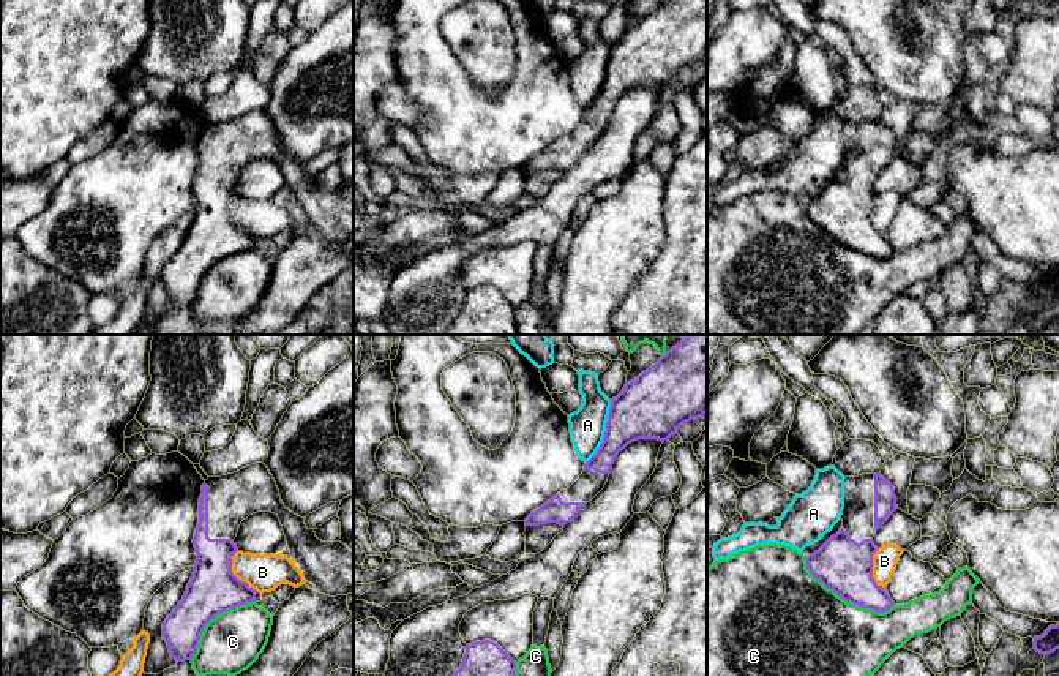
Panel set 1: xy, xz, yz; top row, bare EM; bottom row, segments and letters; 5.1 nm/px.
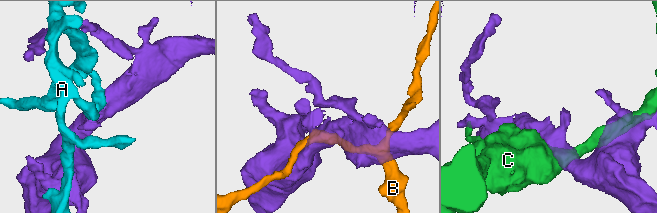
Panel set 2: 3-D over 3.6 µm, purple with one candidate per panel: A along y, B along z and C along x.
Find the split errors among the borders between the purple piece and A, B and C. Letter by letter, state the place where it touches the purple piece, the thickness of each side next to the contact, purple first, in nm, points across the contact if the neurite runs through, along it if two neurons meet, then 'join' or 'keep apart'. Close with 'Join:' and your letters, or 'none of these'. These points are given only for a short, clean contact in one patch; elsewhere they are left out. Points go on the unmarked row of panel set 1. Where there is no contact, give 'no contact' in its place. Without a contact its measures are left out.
A: meets purple in xz at (605, 78); 320 nm thick on the purple side, 190 nm on the other; keep apart
B: meets purple in xy at (232, 220); 260 nm thick on the purple side, 190 nm on the other; keep apart
C: meets purple in yz at (845, 245); 280 nm thick on the purple side, 480 nm on the other; keep apart
Join: none of these

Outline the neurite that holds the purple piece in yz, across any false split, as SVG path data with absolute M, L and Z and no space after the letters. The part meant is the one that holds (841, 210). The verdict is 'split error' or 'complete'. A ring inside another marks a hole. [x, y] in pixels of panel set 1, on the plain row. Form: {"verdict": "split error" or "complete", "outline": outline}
{"verdict": "split error", "outline": "M881 120L844 125L843 174L806 204L806 215L843 246L878 257L895 248L873 224L873 183L898 155L895 134Z"}

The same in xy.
{"verdict": "split error", "outline": "M264 109L246 112L234 120L208 123L199 144L199 169L194 178L196 210L183 245L163 269L163 284L170 303L177 308L191 306L197 297L205 272L218 261L256 248L257 237L232 220L232 202L238 197L232 188L243 166L257 158L275 160L283 172L292 205L305 226L320 240L336 243L354 238L354 197L344 190L322 188L314 175L308 175L301 164L284 153L273 122Z"}

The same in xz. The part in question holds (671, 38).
{"verdict": "split error", "outline": "M664 0L655 11L642 17L634 27L611 46L603 88L597 100L584 111L579 125L562 136L526 164L526 172L573 167L606 131L616 103L639 85L669 87L679 74L707 58L707 0Z"}

